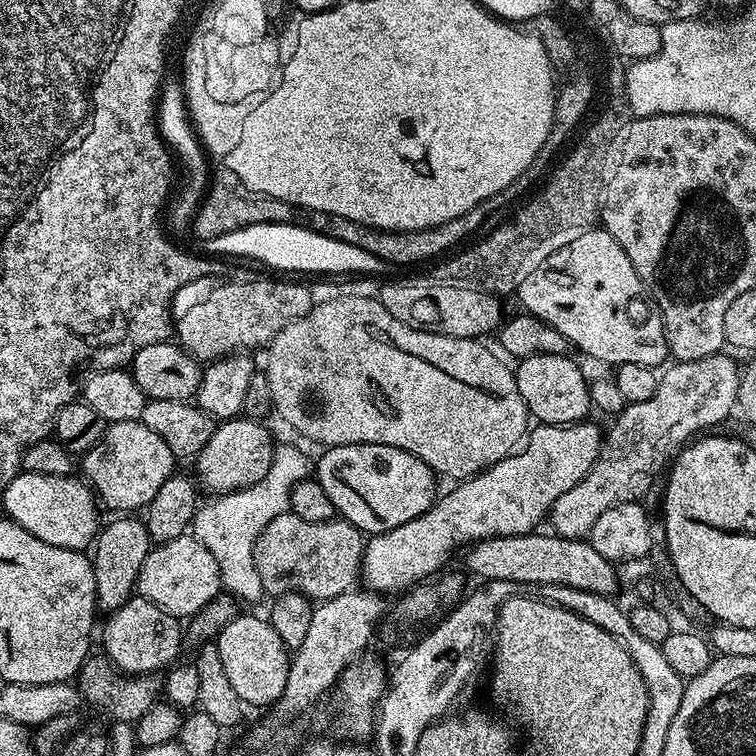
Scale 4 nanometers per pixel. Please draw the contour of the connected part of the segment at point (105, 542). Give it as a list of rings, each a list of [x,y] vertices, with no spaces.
[[[128,514],[121,515],[120,520],[112,520],[101,527],[95,541],[96,556],[91,557],[96,583],[96,603],[105,613],[117,612],[128,600],[131,600],[136,587],[136,579],[142,570],[142,562],[150,551],[148,525],[143,519],[131,520]]]

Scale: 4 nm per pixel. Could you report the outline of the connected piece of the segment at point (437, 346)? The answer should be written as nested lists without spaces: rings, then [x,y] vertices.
[[[336,296],[333,300],[322,301],[321,304],[320,301],[313,303],[305,316],[290,322],[290,326],[286,326],[272,339],[272,343],[267,345],[267,352],[266,375],[270,382],[270,394],[275,415],[280,415],[294,431],[301,432],[306,439],[313,440],[316,444],[324,444],[323,446],[334,444],[394,446],[426,462],[426,466],[430,466],[437,477],[453,476],[453,481],[459,482],[469,476],[477,476],[484,469],[513,455],[530,428],[528,407],[522,402],[522,394],[518,394],[515,371],[511,367],[507,368],[499,360],[501,357],[495,351],[492,353],[484,342],[476,338],[454,338],[444,336],[440,332],[422,332],[419,328],[406,326],[398,318],[394,318],[394,314],[390,314],[390,310],[386,310],[386,306],[382,306],[379,299],[373,297],[371,300],[368,296]]]

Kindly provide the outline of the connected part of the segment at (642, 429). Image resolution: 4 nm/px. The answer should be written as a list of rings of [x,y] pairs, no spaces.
[[[724,355],[681,360],[673,363],[673,368],[665,367],[659,373],[660,381],[658,390],[654,390],[654,398],[621,407],[620,417],[613,422],[609,432],[607,429],[600,456],[592,463],[591,470],[573,488],[566,490],[558,502],[554,502],[550,521],[555,535],[567,540],[591,537],[594,522],[606,510],[615,504],[630,504],[647,497],[654,486],[655,480],[652,479],[660,471],[660,475],[665,471],[669,461],[693,437],[705,430],[715,429],[712,427],[722,423],[731,414],[732,408],[734,412],[738,404],[742,368]]]

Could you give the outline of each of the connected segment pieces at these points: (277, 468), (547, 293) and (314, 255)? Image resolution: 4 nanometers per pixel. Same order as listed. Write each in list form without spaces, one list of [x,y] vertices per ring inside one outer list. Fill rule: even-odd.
[[[292,444],[275,445],[270,470],[258,482],[249,488],[238,488],[235,492],[217,495],[209,504],[201,503],[196,510],[196,516],[190,525],[191,535],[214,554],[214,562],[218,562],[220,583],[223,591],[237,601],[245,600],[248,604],[256,604],[266,595],[262,578],[254,562],[254,546],[262,530],[274,518],[290,509],[290,494],[298,482],[309,479],[310,460],[300,448]]]
[[[594,227],[586,234],[574,238],[574,242],[554,250],[554,254],[550,254],[550,258],[546,258],[538,266],[534,266],[534,270],[530,270],[530,274],[526,274],[526,278],[520,283],[519,296],[520,304],[524,307],[521,309],[527,315],[537,316],[542,322],[554,326],[554,330],[558,330],[558,334],[562,334],[564,340],[567,340],[573,349],[577,348],[578,351],[585,352],[586,355],[593,356],[594,359],[601,360],[604,364],[615,366],[626,362],[638,362],[638,366],[659,369],[665,363],[663,360],[669,359],[668,335],[664,333],[664,319],[660,317],[660,309],[656,307],[656,301],[652,299],[648,289],[644,287],[642,278],[638,278],[638,270],[634,270],[630,258],[626,258],[626,250],[622,250],[622,246],[618,246],[618,242],[614,242],[612,235],[609,232],[605,232],[603,227]]]
[[[259,224],[258,226],[246,226],[242,230],[234,230],[230,234],[222,234],[218,238],[207,241],[206,248],[212,251],[212,254],[220,254],[216,252],[225,252],[228,256],[249,256],[252,260],[261,260],[264,264],[269,264],[272,268],[281,268],[281,273],[296,274],[292,272],[376,272],[382,268],[382,261],[374,254],[366,254],[366,250],[362,250],[358,246],[350,246],[346,242],[338,242],[334,238],[322,235],[321,232],[313,232],[311,228],[301,228],[298,224]]]

